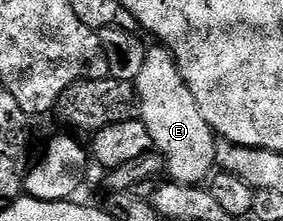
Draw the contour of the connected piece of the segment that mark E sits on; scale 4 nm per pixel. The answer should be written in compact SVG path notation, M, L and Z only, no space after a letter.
M163 46L148 48L146 63L136 79L136 101L139 104L138 119L150 132L152 147L164 157L164 167L169 181L178 184L203 185L213 175L216 168L216 146L218 137L212 127L202 118L202 110L198 110L198 102L194 102L194 94L186 86L186 78L182 78L182 70L178 70L176 60Z

